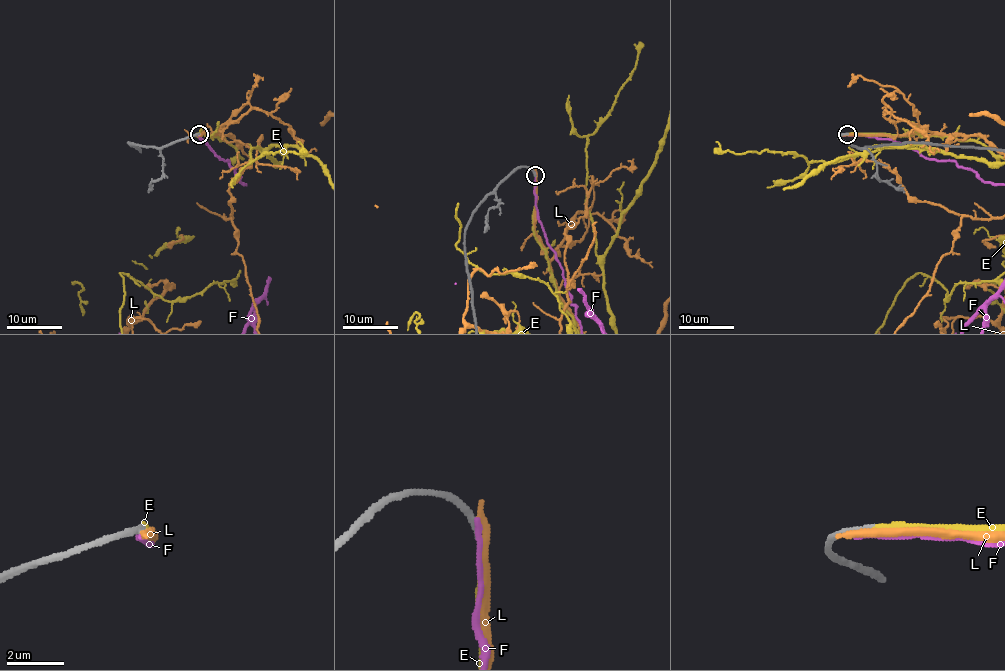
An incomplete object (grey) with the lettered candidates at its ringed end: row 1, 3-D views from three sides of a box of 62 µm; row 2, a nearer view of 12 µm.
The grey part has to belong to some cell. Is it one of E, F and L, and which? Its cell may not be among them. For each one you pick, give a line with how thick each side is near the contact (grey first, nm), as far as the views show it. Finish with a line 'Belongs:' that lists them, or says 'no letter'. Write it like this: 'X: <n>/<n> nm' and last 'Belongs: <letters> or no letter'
E: 240/240 nm
Belongs: E

